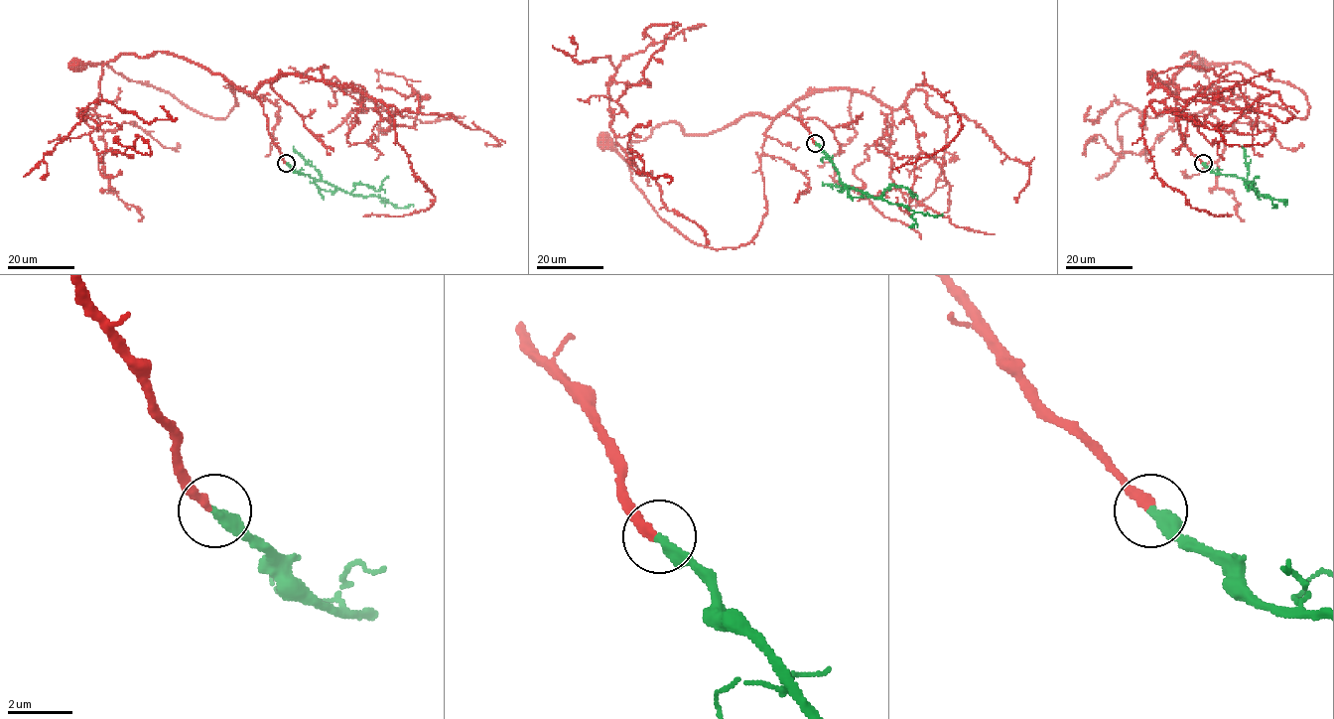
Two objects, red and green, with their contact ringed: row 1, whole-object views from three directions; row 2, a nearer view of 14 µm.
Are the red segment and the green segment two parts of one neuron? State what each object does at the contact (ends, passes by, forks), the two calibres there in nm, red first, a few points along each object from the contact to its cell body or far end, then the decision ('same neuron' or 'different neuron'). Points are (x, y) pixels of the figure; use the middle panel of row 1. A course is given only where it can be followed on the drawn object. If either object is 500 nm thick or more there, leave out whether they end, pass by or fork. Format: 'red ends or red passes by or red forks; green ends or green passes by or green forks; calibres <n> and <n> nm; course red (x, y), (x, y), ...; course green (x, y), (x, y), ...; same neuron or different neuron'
red ends; green ends; calibres 300 and 360 nm; course red (815, 142), (796, 117), (772, 121), (759, 162), (767, 214), (745, 244), (715, 249), (670, 226), (603, 143); course green (815, 142), (844, 184), (869, 196), (929, 215), (943, 215); same neuron

